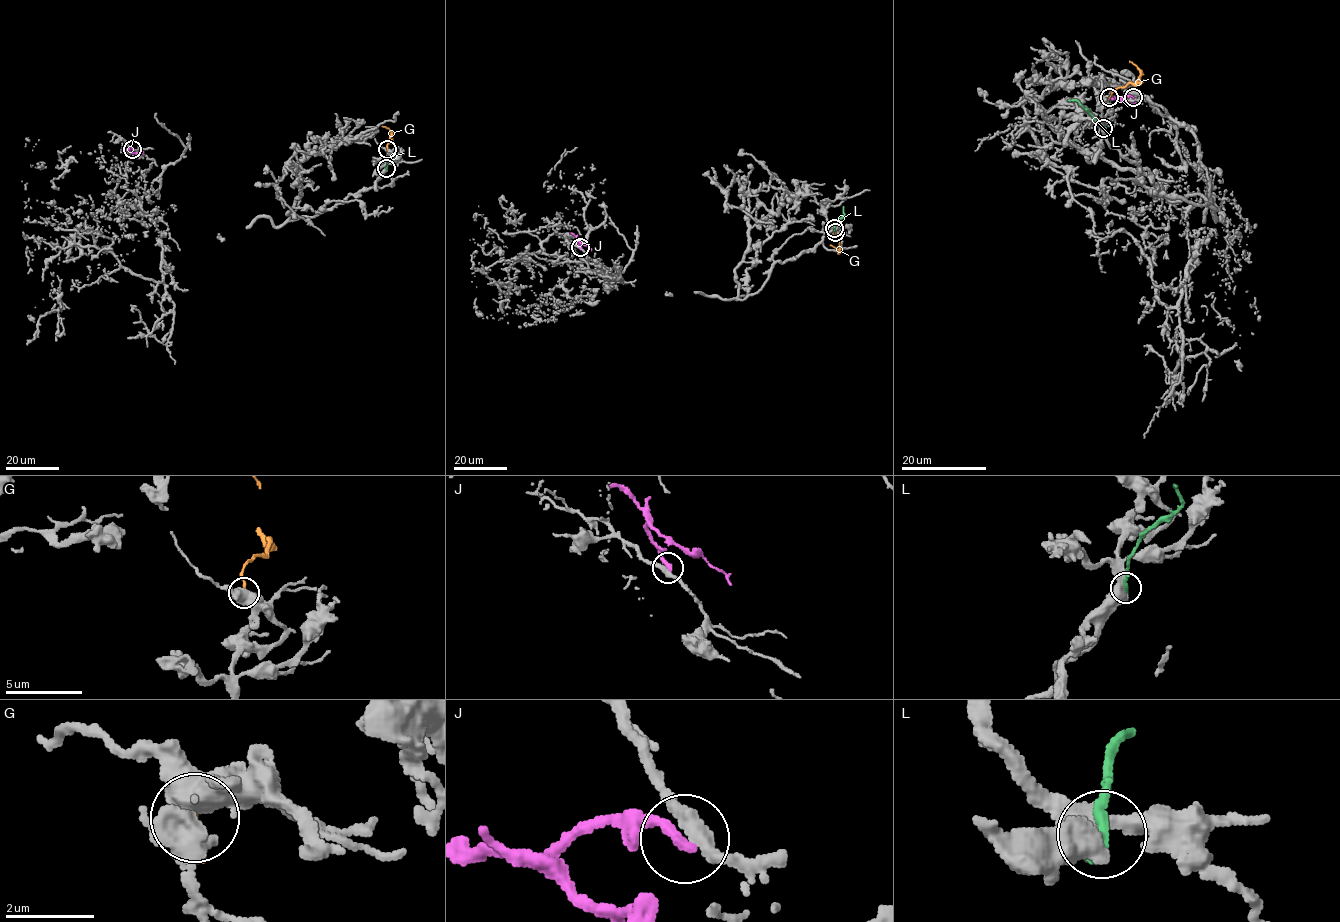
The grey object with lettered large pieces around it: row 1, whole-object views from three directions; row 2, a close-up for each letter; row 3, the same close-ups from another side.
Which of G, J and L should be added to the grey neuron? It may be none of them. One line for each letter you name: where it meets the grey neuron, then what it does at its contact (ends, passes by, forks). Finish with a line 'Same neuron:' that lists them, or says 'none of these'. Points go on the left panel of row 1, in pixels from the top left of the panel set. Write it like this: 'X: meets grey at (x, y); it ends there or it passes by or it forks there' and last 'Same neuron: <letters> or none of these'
Same neuron: none of these

